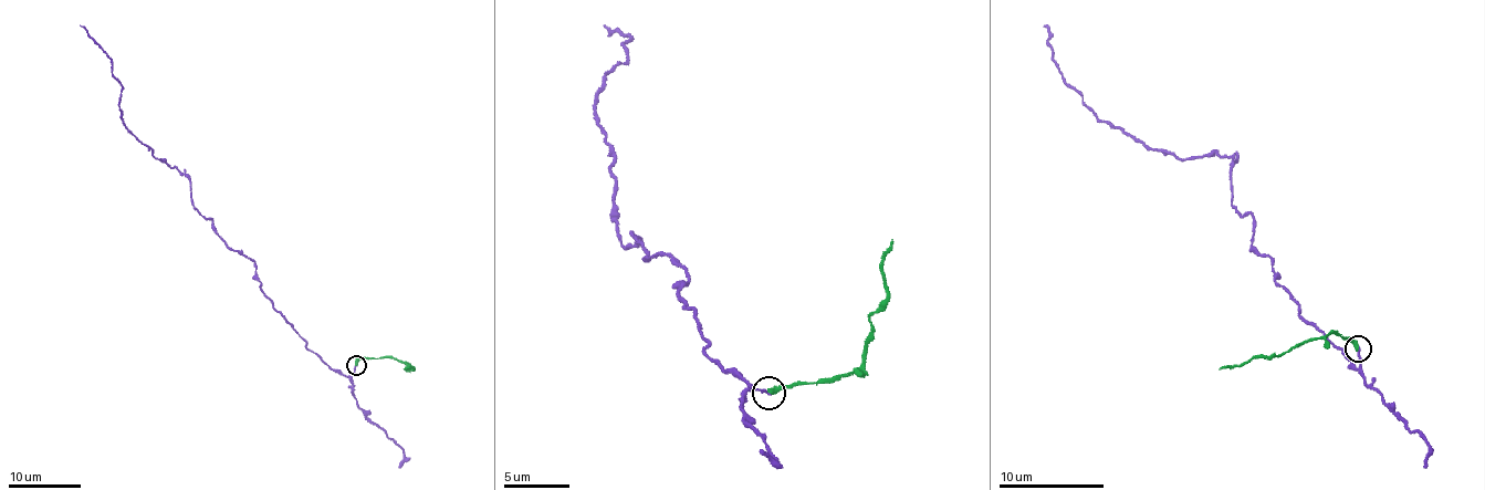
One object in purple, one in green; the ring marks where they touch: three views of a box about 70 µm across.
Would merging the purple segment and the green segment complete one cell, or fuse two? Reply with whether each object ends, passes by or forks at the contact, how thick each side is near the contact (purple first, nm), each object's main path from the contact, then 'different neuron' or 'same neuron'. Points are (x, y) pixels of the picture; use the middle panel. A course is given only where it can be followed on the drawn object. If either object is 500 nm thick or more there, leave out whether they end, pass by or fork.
purple ends there; green ends there; 180 nm thick on the purple side, 360 nm on the other; purple runs (767, 393), (703, 351), (688, 274), (630, 232), (641, 240), (621, 244), (594, 113), (631, 38), (603, 27); green runs (767, 389), (780, 385), (838, 379), (857, 373), (872, 327), (868, 318), (887, 294), (882, 256), (892, 240); different neuron

